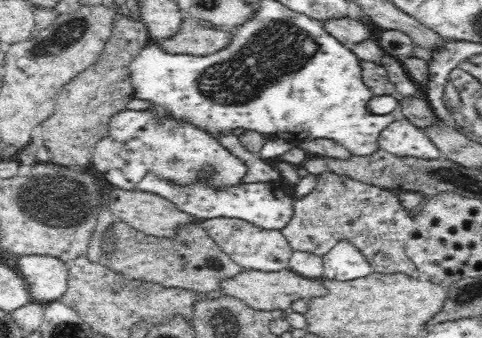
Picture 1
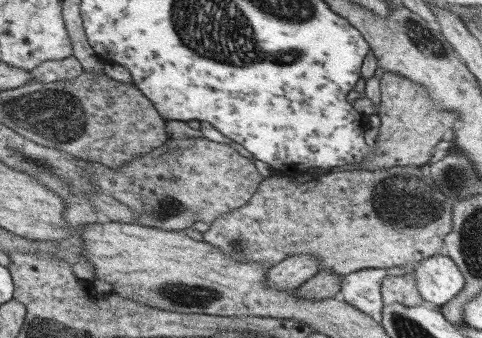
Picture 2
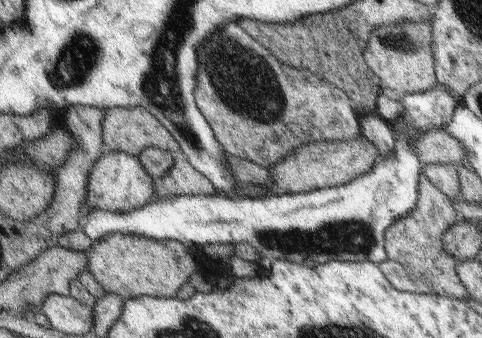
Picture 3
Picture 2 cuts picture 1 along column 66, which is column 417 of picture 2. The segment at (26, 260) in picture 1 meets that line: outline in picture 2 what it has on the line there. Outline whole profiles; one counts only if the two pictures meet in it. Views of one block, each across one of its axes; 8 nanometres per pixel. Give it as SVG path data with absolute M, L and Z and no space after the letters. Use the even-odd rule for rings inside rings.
M443 252L431 258L423 258L421 264L413 268L413 272L417 278L419 294L439 308L453 300L465 286L465 278L457 264Z

